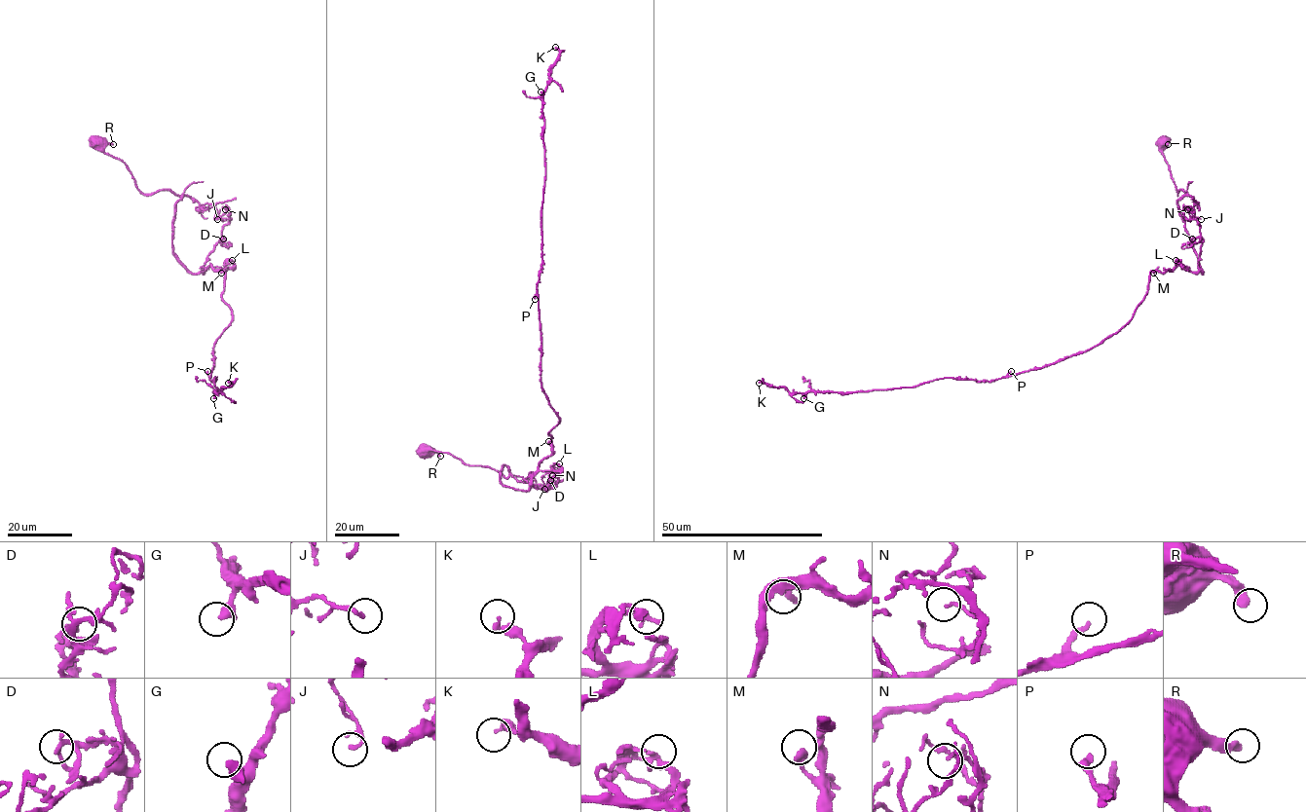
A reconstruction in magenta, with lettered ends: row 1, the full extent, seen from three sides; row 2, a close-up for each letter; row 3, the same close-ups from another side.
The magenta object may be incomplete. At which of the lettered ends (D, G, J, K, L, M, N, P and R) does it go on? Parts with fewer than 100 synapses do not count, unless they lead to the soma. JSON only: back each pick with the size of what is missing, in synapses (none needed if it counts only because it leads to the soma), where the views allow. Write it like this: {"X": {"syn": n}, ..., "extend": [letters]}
{"extend": []}

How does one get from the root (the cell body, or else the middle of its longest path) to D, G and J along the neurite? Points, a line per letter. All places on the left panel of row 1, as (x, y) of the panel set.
D: (98, 142), (125, 165), (142, 193), (169, 190), (182, 196), (172, 251), (190, 272), (204, 268), (223, 239)
G: (98, 142), (142, 193), (182, 196), (175, 257), (193, 273), (224, 271), (232, 320), (213, 348), (213, 398)
J: (98, 142), (142, 193), (182, 196), (172, 251), (193, 273), (231, 219), (217, 219)

